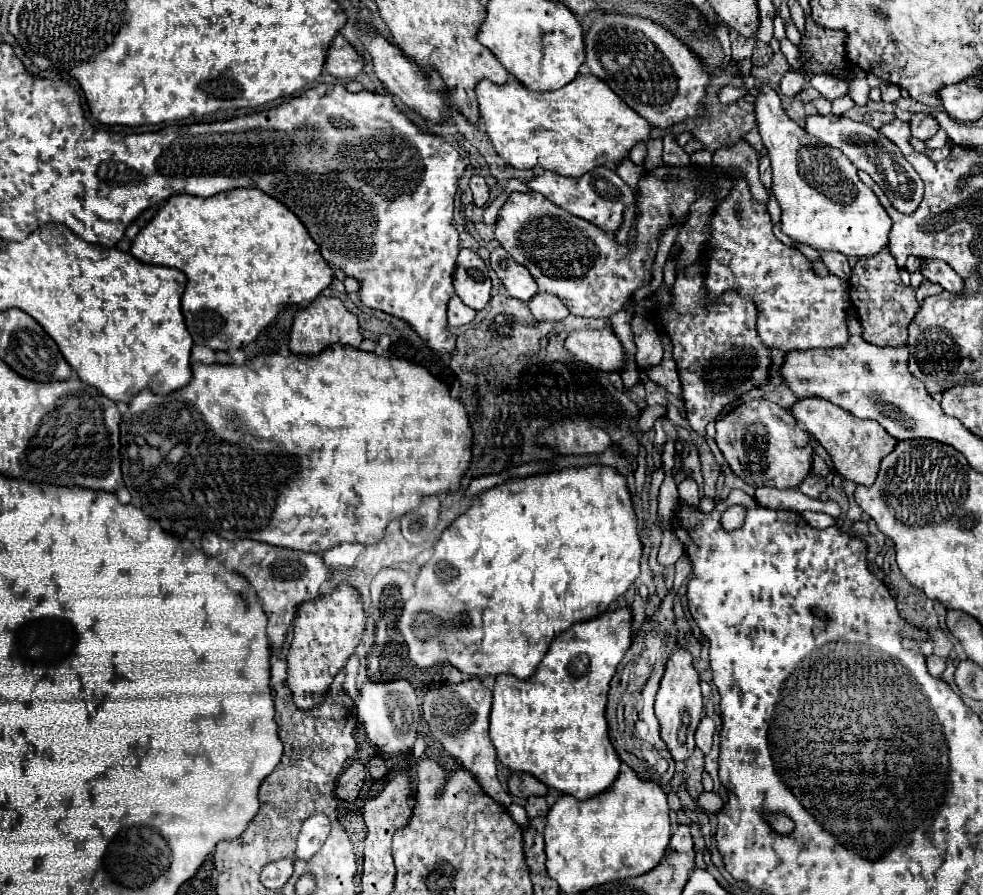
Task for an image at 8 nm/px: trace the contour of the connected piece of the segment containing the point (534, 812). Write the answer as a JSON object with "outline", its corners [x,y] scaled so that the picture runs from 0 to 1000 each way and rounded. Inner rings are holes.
{"outline":[[[541,889],[541,892],[535,892],[535,907],[537,907],[537,914],[547,914],[547,912],[555,912],[557,907],[557,898],[555,898],[555,892],[551,889]]]}

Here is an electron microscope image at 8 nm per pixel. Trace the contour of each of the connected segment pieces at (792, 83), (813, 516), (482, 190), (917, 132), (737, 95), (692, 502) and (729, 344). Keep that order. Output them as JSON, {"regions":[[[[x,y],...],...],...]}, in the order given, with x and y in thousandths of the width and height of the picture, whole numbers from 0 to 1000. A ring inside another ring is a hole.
{"regions":[[[[804,78],[804,80],[800,80],[800,85],[798,85],[796,92],[793,92],[793,103],[796,103],[798,107],[802,105],[802,109],[808,109],[808,107],[812,107],[812,105],[818,101],[818,96],[820,96],[818,85]]],[[[818,571],[815,575],[824,588],[830,591],[838,591],[849,585],[847,578],[836,572]]],[[[480,197],[478,199],[478,212],[482,217],[482,228],[492,232],[496,228],[496,208],[490,197]]],[[[930,127],[926,132],[926,145],[928,145],[928,152],[934,154],[934,156],[944,156],[952,150],[954,145],[954,136],[944,130],[944,127]]],[[[737,97],[731,104],[731,112],[734,116],[742,116],[750,113],[761,104],[762,102],[757,99]]],[[[698,534],[690,541],[690,550],[692,550],[692,561],[696,561],[702,568],[708,568],[708,550],[710,550],[710,541],[706,534]]],[[[712,295],[688,304],[688,317],[682,324],[686,342],[671,355],[671,366],[686,384],[700,474],[708,485],[718,487],[718,474],[722,469],[728,469],[757,438],[779,425],[783,393],[769,373],[769,342],[745,324],[734,335],[720,337],[714,311],[716,299]]]]}

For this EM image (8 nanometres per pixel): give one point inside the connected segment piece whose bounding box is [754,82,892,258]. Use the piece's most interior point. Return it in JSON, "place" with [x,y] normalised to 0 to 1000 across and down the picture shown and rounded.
{"place":[838,228]}

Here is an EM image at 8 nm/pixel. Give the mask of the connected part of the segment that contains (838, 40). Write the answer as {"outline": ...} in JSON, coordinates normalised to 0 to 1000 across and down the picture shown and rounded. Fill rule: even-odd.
{"outline":[[[828,25],[820,27],[820,40],[816,42],[814,56],[818,76],[822,80],[846,80],[850,83],[861,74],[859,36],[836,31]]]}

